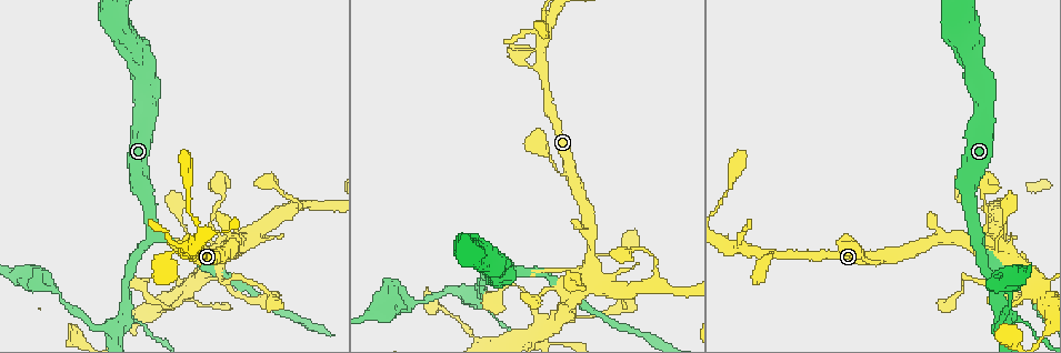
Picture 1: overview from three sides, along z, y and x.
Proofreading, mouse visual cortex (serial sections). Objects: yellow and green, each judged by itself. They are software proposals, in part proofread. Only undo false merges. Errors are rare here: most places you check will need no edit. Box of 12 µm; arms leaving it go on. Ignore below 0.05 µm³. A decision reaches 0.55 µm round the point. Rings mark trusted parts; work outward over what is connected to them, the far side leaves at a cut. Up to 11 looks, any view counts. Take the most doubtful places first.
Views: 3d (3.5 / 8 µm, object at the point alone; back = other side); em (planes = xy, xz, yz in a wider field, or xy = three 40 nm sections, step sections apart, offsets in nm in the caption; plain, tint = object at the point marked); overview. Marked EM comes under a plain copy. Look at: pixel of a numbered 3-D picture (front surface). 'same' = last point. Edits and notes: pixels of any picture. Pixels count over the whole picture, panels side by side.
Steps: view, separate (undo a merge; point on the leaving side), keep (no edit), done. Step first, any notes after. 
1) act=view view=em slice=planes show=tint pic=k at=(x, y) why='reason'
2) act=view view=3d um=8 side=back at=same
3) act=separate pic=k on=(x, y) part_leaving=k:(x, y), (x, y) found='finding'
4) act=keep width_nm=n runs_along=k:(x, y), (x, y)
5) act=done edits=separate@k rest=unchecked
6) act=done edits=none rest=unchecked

act=view view=em slice=xy step=1 show=tint pic=1 at=(590, 265) why='sharp bend'

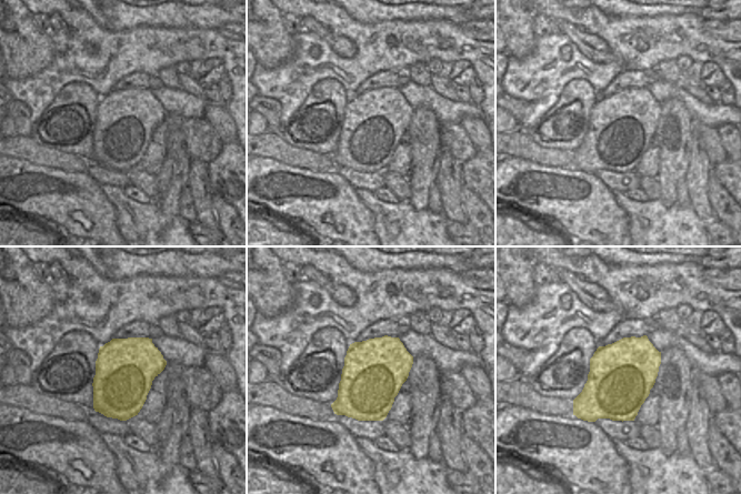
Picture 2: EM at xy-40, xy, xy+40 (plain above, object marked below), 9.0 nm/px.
act=view view=3d um=3.5 at=same

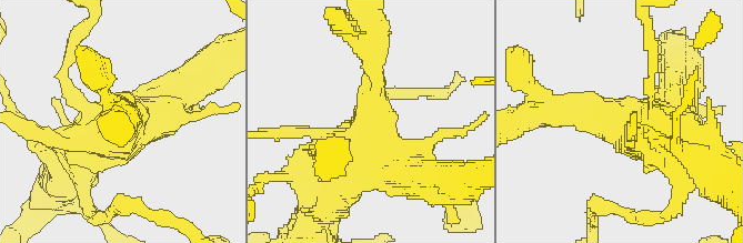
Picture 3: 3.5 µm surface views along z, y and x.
act=keep runs_along=3:(372, 76), (372, 141), (328, 198) found='one cell here'

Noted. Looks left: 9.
act=view view=3d um=8 pic=1 at=(152, 236) why='branch point'

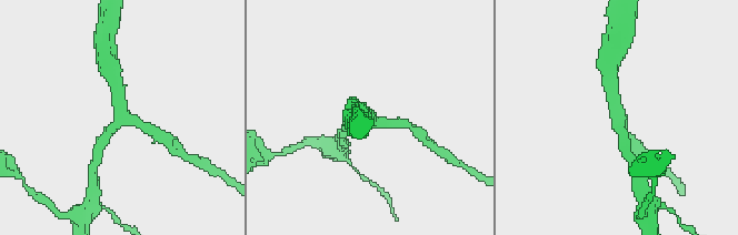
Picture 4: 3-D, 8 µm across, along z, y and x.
act=view view=em slice=xy step=1 show=tint pic=4 at=(618, 120)

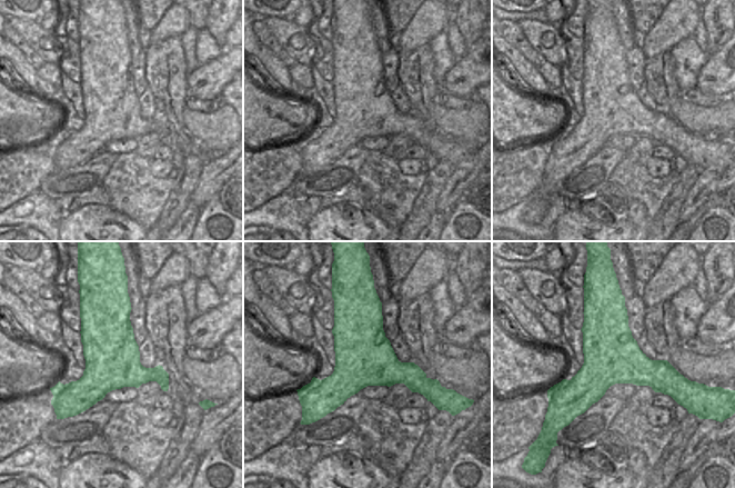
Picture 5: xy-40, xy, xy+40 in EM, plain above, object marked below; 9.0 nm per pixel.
act=keep width_nm=500 runs_along=4:(117, 87), (121, 120), (101, 143) found='all the same cell'

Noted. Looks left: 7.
act=view view=3d um=3.5 pic=1 at=(1016, 319) why='two arms in line, one across'

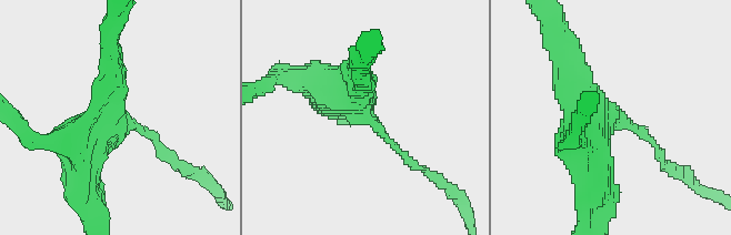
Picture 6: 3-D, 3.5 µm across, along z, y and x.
act=view view=em slice=xy step=5 show=tint pic=6 at=(121, 116) why='now the EM'

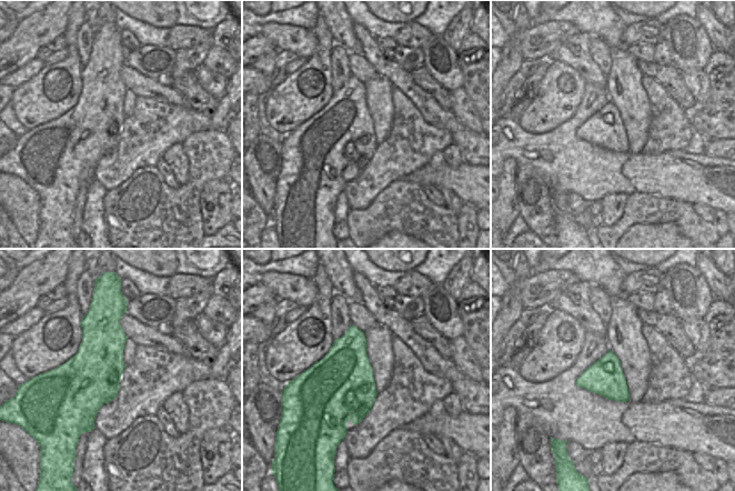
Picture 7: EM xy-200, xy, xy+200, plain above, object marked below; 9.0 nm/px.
act=keep arms=3 arm_widths_nm=100,400,500 runs_along=6:(572, 73), (592, 113), (630, 124), (661, 154) found='all the same cell'

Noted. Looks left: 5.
act=view view=3d um=8 side=back pic=1 at=(1015, 296) why='sudden change in width'

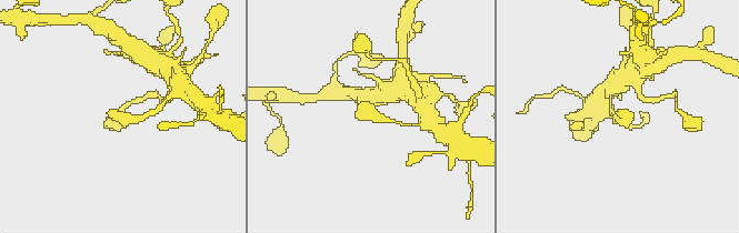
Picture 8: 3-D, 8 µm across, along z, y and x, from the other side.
act=view view=em slice=planes show=tint pic=8 at=(124, 116)

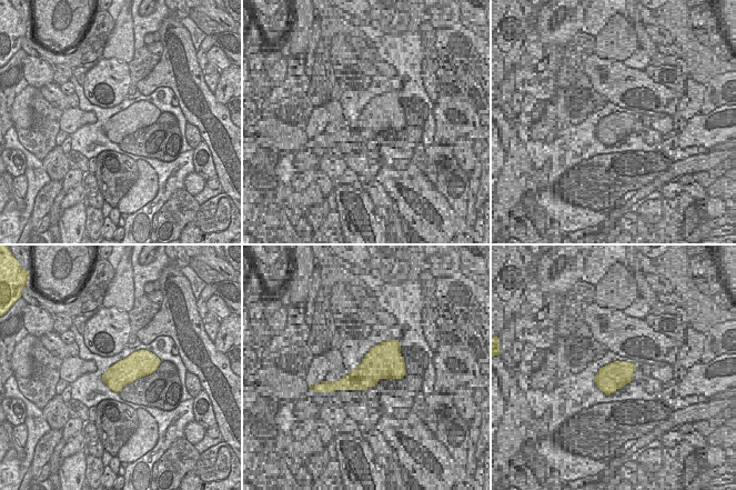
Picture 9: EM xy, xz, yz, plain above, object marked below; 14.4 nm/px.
act=keep found='all the same cell'

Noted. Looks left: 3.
act=done edits=none rest=unchecked

